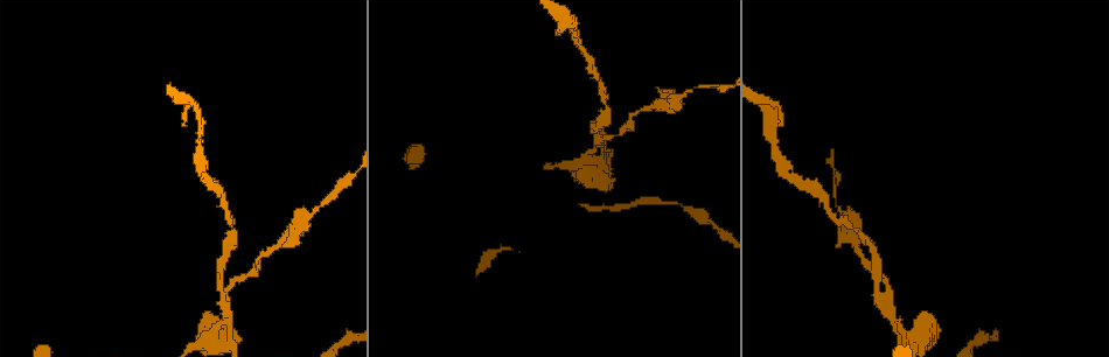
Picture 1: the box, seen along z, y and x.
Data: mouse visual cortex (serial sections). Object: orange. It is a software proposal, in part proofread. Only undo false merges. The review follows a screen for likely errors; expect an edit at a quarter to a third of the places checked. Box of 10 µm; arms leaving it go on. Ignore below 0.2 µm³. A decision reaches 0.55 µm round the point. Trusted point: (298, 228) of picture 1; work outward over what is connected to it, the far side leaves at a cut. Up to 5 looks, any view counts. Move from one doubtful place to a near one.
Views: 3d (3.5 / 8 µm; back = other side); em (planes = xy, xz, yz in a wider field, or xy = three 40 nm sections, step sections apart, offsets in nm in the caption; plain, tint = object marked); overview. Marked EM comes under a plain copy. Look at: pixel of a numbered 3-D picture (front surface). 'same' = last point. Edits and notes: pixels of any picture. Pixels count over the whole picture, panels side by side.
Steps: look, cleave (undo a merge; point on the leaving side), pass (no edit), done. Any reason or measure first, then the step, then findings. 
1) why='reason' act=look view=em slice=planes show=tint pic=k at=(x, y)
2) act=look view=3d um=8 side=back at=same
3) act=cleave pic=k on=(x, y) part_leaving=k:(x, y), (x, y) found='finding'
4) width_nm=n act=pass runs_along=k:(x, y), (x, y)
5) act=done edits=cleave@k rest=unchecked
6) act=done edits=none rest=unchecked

why='calibre changes' act=look view=3d um=3.5 pic=1 at=(269, 251)

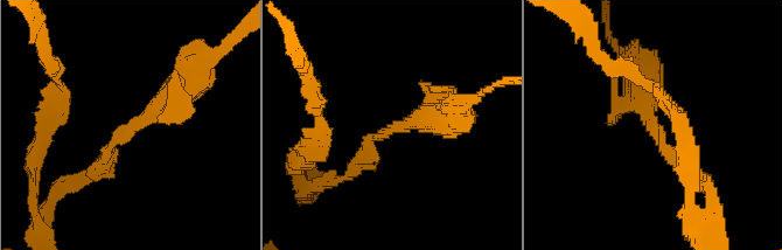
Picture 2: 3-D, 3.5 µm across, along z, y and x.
arm_widths_nm=200,400 act=look view=em slice=xy step=1 show=tint pic=2 at=(655, 127)

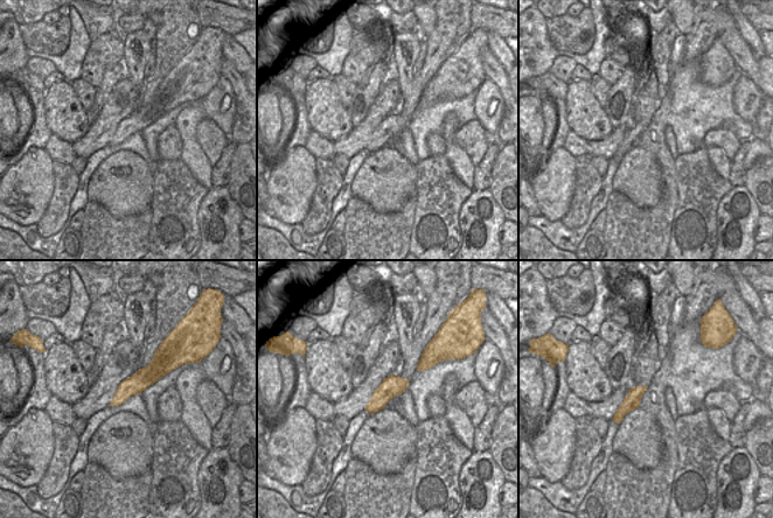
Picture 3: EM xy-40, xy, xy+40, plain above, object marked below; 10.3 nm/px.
act=pass runs_along=3:(166, 361), (132, 385), (115, 403) found='all the same cell'

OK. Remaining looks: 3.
why='abrupt turn' act=look view=3d um=8 side=back pic=1 at=(888, 292)

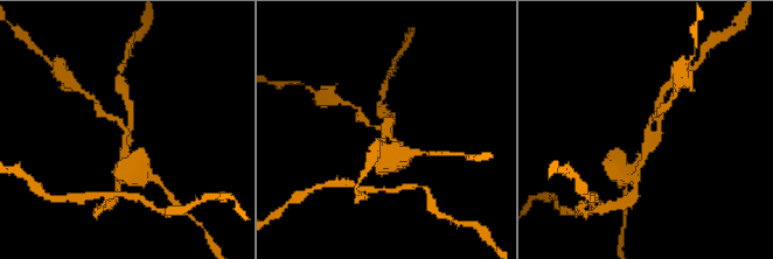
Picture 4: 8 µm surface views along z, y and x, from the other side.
why='zoom in' act=look view=3d um=3.5 at=same

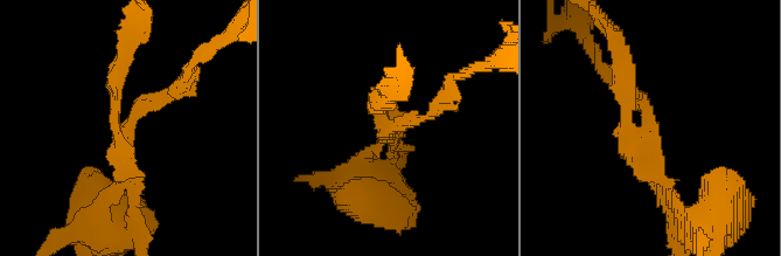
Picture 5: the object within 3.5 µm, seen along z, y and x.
arms=3 arm_widths_nm=150,150,200 act=look view=em slice=xy step=2 show=tint pic=5 at=(383, 130)

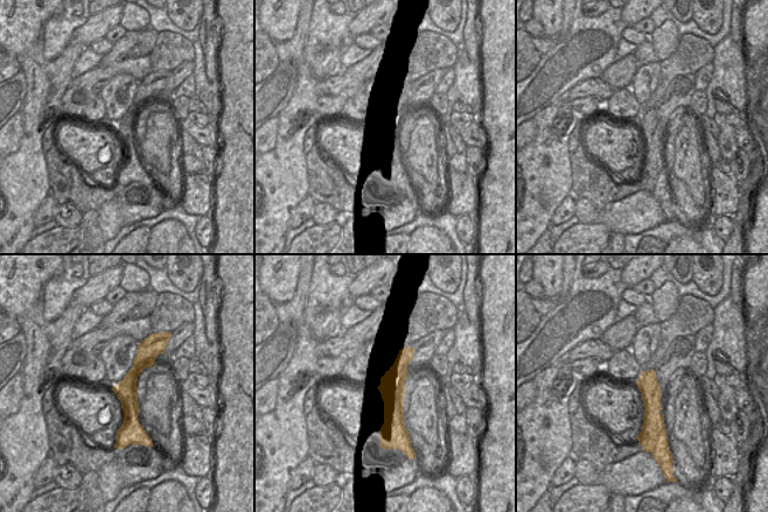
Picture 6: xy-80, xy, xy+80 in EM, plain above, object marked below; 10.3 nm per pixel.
act=cleave pic=5 on=(119, 85) part_leaving=5:(119, 133), (116, 66), (140, 33) found='a second cell is stuck on'

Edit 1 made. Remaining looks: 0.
act=done edits=cleave@5 rest=unchecked

